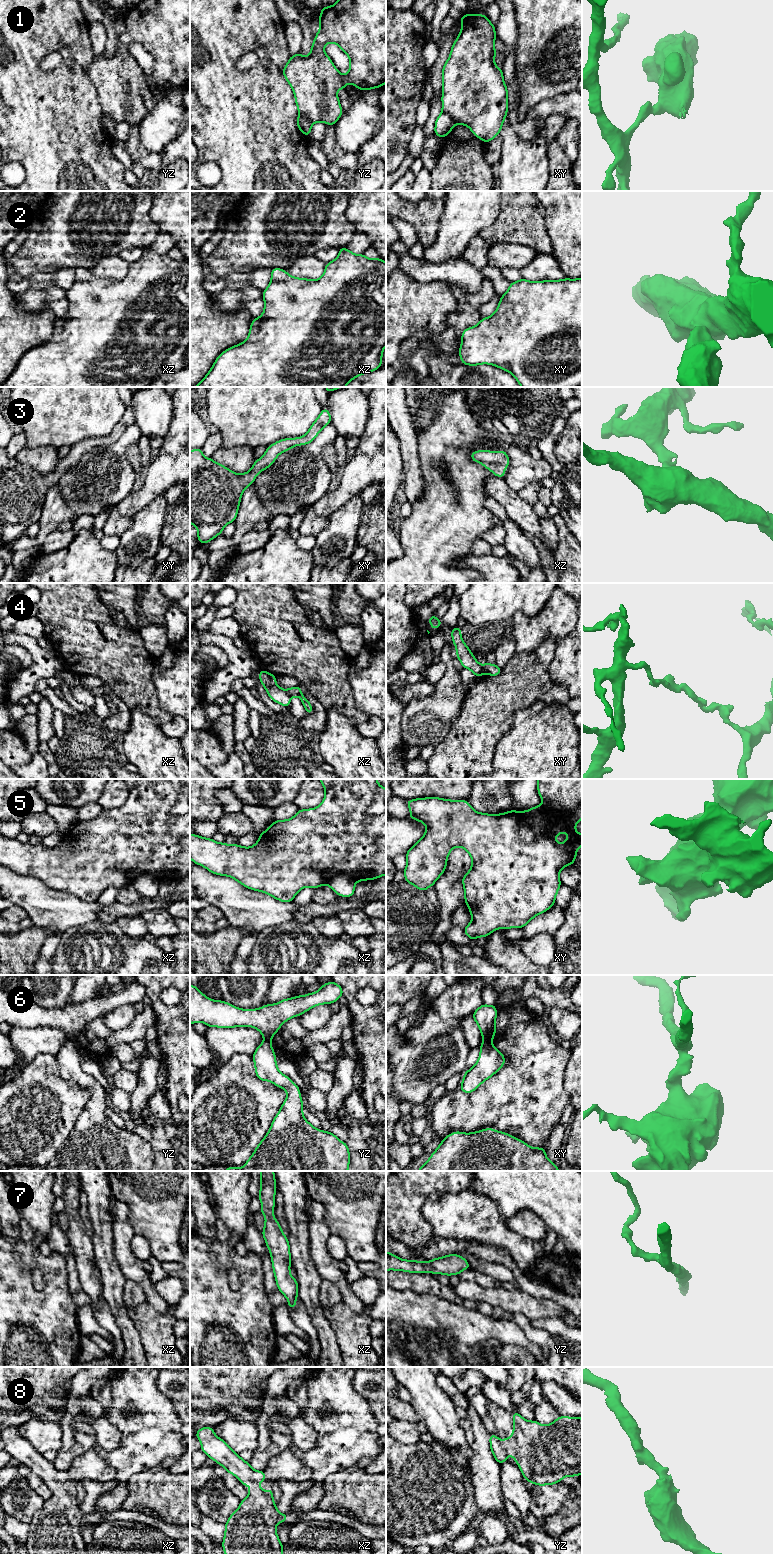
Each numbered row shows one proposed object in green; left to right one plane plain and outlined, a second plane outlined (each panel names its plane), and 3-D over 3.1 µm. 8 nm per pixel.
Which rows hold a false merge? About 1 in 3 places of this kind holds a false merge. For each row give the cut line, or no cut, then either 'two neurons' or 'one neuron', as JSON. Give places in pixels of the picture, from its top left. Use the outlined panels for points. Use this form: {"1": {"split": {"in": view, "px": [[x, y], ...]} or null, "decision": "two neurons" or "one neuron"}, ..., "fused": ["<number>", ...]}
{"1": {"split": {"in": "xy", "px": [[442, 110], [455, 122]]}, "decision": "two neurons"}, "2": {"split": null, "decision": "one neuron"}, "3": {"split": null, "decision": "one neuron"}, "4": {"split": {"in": "xy", "px": [[482, 665], [485, 672]]}, "decision": "two neurons"}, "5": {"split": {"in": "xy", "px": [[543, 805], [544, 830], [537, 835]]}, "decision": "two neurons"}, "6": {"split": {"in": "xy", "px": [[484, 1040], [490, 1041]]}, "decision": "two neurons"}, "7": {"split": null, "decision": "one neuron"}, "8": {"split": null, "decision": "one neuron"}, "fused": ["1", "4", "5", "6"]}

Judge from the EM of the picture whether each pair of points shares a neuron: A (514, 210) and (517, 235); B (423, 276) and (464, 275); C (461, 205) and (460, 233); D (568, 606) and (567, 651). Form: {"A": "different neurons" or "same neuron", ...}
{"A": "same neuron", "B": "same neuron", "C": "same neuron", "D": "different neurons"}

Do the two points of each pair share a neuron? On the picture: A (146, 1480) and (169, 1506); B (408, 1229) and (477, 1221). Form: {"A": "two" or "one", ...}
{"A": "one", "B": "two"}

